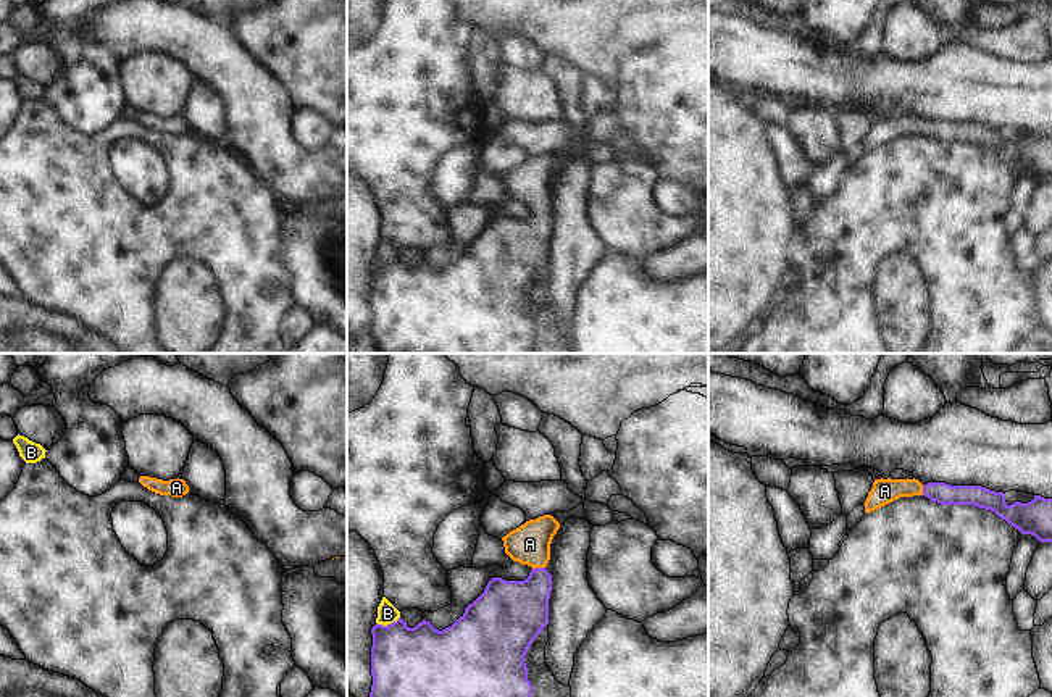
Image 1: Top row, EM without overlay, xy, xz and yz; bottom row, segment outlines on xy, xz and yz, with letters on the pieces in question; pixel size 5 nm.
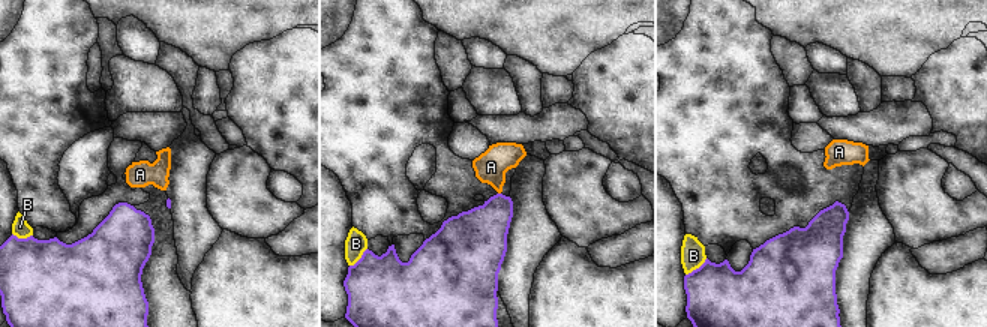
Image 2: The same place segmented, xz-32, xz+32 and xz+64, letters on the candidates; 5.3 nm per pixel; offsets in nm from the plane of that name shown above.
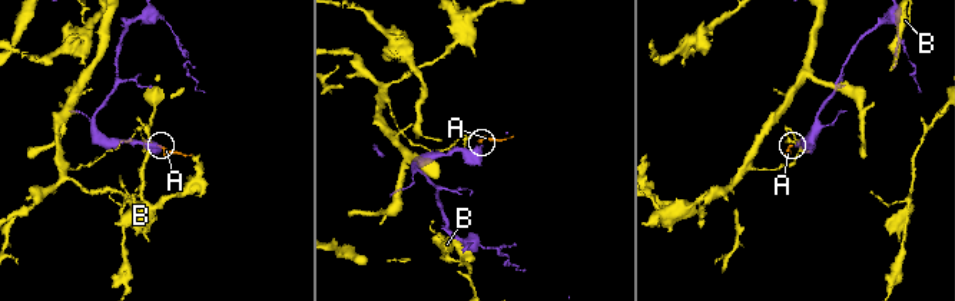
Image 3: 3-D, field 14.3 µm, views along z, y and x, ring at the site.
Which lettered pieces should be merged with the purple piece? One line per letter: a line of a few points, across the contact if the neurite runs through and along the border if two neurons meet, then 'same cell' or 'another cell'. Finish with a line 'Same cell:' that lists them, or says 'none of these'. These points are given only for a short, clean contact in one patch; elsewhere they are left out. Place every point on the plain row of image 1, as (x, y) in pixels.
A: xz (513, 250), (538, 225), (538, 207), (538, 196), (530, 183) | same cell
B: another cell
Same cell: A

